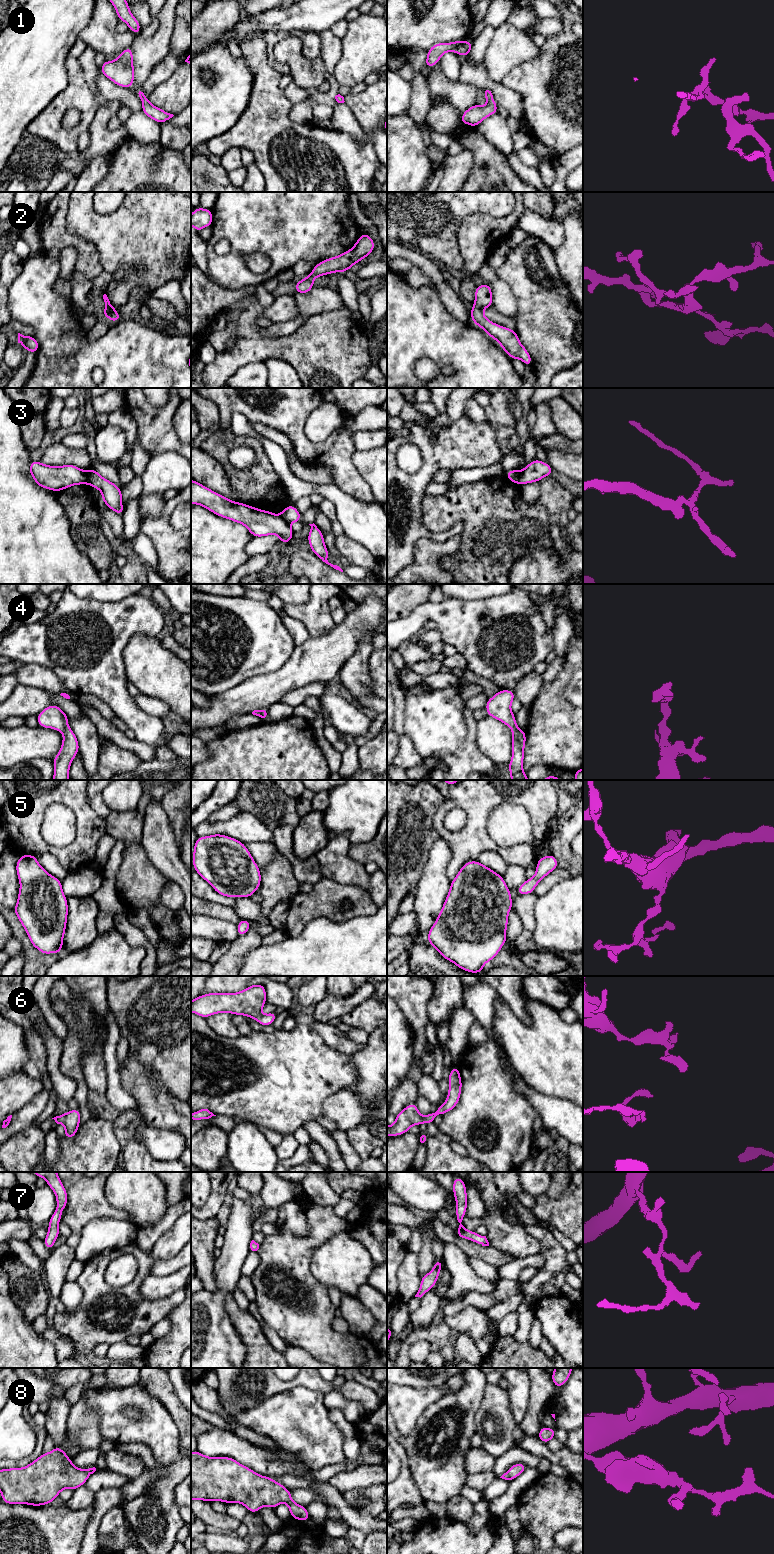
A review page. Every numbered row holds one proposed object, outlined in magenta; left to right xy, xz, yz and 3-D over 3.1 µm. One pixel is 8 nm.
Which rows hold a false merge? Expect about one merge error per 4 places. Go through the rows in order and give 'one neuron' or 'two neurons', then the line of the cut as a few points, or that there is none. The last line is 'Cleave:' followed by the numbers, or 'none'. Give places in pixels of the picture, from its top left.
1: one neuron; no cut
2: one neuron; no cut
3: two neurons; cut in yz along (518, 470), (519, 483)
4: one neuron; no cut
5: one neuron; no cut
6: one neuron; no cut
7: one neuron; no cut
8: one neuron; no cut
Cleave: 3

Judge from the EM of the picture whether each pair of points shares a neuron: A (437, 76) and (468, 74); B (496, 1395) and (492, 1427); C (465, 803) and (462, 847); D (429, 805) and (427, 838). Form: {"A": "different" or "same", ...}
{"A": "different", "B": "same", "C": "same", "D": "same"}

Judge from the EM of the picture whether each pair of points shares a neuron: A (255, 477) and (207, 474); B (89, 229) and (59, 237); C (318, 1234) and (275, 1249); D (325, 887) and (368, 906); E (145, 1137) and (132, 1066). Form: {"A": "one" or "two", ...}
{"A": "two", "B": "two", "C": "one", "D": "one", "E": "two"}

